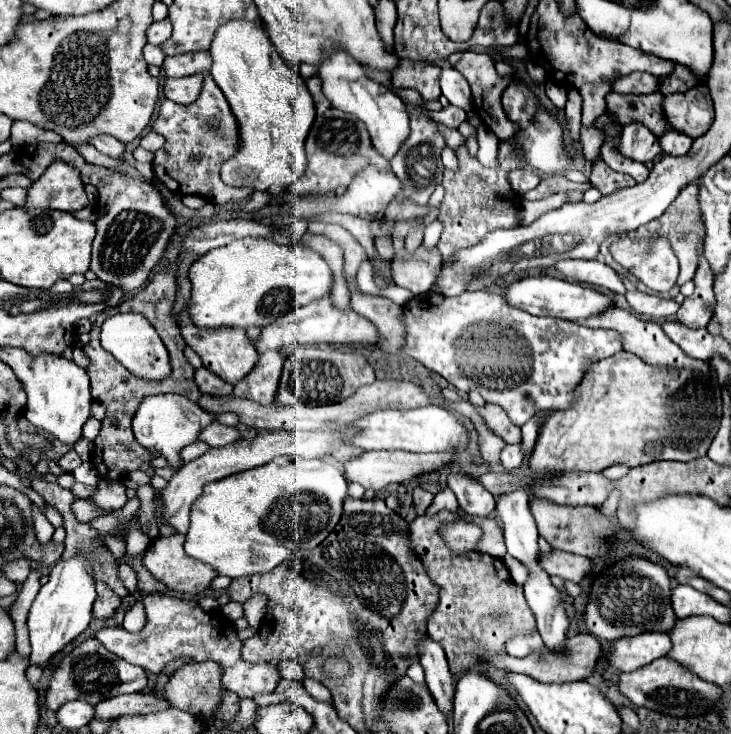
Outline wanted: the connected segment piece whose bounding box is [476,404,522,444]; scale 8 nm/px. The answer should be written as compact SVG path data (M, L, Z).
M484 404L484 406L476 408L476 410L478 410L478 414L484 418L488 430L492 430L492 432L494 432L496 436L500 436L504 442L514 444L514 442L520 442L520 440L522 440L520 428L510 422L510 418L506 416L506 412L504 412L498 404Z

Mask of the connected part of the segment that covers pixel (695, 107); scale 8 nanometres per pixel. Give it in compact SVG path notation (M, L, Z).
M698 84L696 88L682 94L668 94L662 102L662 112L672 130L684 132L690 138L702 136L708 124L708 104L710 104L710 122L714 118L712 98L706 84Z

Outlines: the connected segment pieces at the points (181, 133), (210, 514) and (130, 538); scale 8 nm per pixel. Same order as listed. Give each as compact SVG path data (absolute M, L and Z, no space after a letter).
M210 74L204 76L202 92L194 104L180 106L170 100L162 100L158 118L152 126L158 134L166 138L164 148L156 152L152 162L156 178L174 194L198 194L208 202L228 202L250 196L252 188L234 188L220 180L220 166L230 160L240 148L240 134L236 116L232 116L232 108L224 98L222 90L214 84Z
M280 456L270 464L206 484L202 496L192 504L190 528L186 532L184 544L186 554L212 566L218 576L240 578L270 572L284 558L288 558L294 548L316 548L334 530L342 516L342 500L346 496L346 486L348 482L338 464L328 462L324 458L302 460L292 456Z
M133 528L132 532L128 534L126 542L126 553L133 558L147 549L150 538L143 532L140 532L138 528Z

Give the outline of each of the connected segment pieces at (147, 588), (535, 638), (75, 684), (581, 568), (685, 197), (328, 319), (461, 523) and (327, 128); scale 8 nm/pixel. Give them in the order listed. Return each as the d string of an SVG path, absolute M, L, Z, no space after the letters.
M138 556L134 562L132 562L132 566L134 566L134 572L138 574L138 590L142 592L142 594L152 594L152 592L166 592L168 588L164 586L164 584L160 584L158 580L154 580L146 570L144 570L144 566L142 566L142 556Z
M532 630L532 632L526 632L526 634L516 634L512 640L508 640L506 652L512 654L512 656L518 656L518 658L524 658L530 652L542 648L542 644L544 642L542 642L538 630Z
M88 638L72 652L64 654L60 664L52 670L50 686L46 690L46 708L54 712L58 710L58 706L62 706L68 700L84 700L94 706L100 700L108 700L120 694L142 692L146 688L146 682L148 678L144 668L128 664L120 656L108 652L96 638Z
M552 548L550 554L540 554L540 566L544 566L550 576L560 576L562 580L580 582L590 572L592 562L586 556L568 554L564 550Z
M688 184L682 194L676 196L676 200L666 208L666 212L658 218L660 220L660 232L664 232L664 236L668 236L670 244L672 244L672 250L680 262L680 276L678 276L678 282L674 286L674 290L670 290L666 294L666 298L672 298L678 294L678 288L692 280L694 272L696 272L696 246L700 242L700 236L704 236L704 226L702 226L702 220L700 220L700 206L698 206L698 186L696 184Z
M330 294L314 300L308 306L300 306L284 316L280 316L276 322L272 322L270 326L262 328L260 338L254 342L258 354L266 352L266 350L284 350L288 346L318 346L322 342L326 344L352 344L352 342L364 342L364 344L374 344L374 340L378 338L376 328L372 326L372 322L368 322L366 318L358 316L354 310L338 310L332 302L330 302Z
M454 512L454 524L444 524L440 528L442 540L448 544L448 548L456 554L464 552L476 552L476 544L480 542L482 528L474 522L466 522L458 512Z
M318 76L308 78L306 86L316 104L316 120L306 138L308 164L306 164L304 176L288 188L290 188L290 192L300 194L300 196L320 196L320 194L330 194L340 186L348 186L360 168L364 168L366 164L378 162L378 154L374 152L374 148L370 144L366 124L358 116L344 114L342 110L332 108L330 100L322 92L322 80Z

